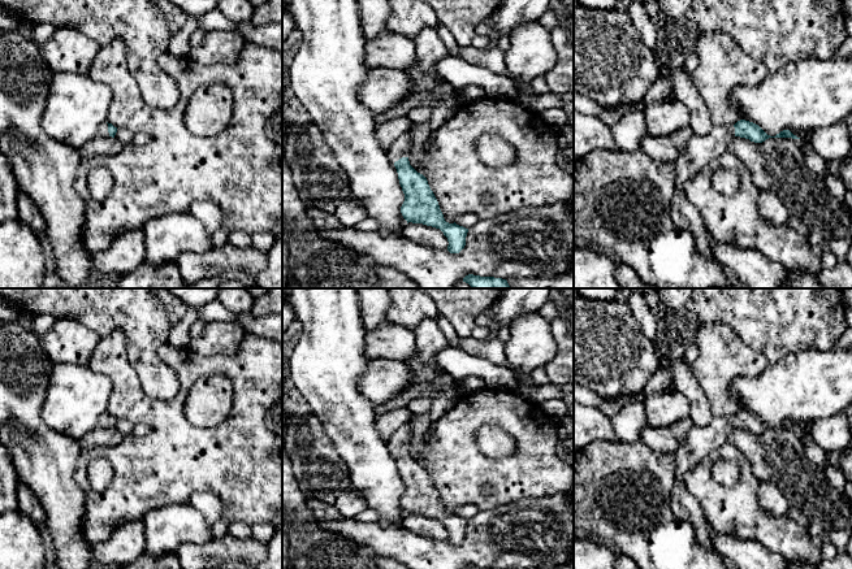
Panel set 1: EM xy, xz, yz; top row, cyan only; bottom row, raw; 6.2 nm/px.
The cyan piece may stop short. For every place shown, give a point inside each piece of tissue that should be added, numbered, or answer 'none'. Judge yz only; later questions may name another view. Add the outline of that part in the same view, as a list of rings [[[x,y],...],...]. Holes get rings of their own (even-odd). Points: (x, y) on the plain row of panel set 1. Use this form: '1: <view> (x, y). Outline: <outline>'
1: yz (701, 441). Outline: [[[734,416],[717,417],[706,426],[693,425],[675,453],[676,479],[683,482],[684,475],[695,465],[725,444],[732,429],[735,429]]]

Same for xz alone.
1: xz (401, 438). Outline: [[[407,422],[401,427],[398,427],[390,436],[388,442],[390,452],[394,455],[399,449],[407,448],[411,443],[411,438],[412,438],[412,426],[411,422]]]

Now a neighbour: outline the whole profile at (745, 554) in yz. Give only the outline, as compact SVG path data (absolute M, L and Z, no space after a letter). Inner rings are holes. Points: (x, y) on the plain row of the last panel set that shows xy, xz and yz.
M709 526L715 553L730 559L738 569L788 569L786 559L754 539L739 539L731 534L718 534Z

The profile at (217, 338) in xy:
M206 322L202 334L191 338L187 348L202 356L234 355L238 351L245 331L234 323Z

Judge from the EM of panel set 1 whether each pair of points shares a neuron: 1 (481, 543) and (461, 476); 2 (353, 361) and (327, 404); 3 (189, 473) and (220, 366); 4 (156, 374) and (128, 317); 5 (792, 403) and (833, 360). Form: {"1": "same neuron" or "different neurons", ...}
{"1": "different neurons", "2": "same neuron", "3": "same neuron", "4": "same neuron", "5": "same neuron"}

